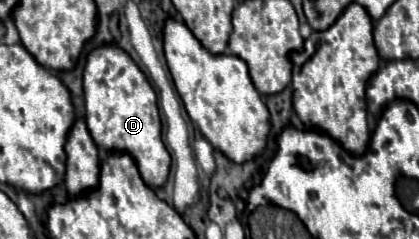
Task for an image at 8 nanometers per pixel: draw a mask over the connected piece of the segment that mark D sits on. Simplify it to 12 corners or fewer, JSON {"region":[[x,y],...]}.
{"region":[[111,45],[83,73],[85,123],[105,151],[131,155],[163,187],[171,155],[157,93]]}

